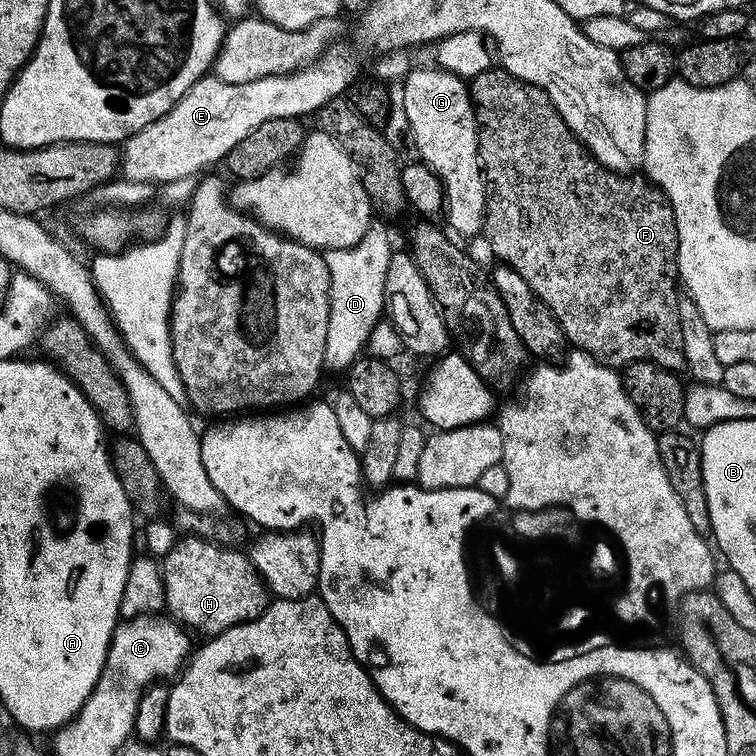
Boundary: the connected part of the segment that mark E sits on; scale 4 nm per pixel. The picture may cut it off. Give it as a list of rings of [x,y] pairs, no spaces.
[[[334,50],[325,51],[323,53],[323,55],[321,55],[319,58],[313,60],[312,63],[305,64],[303,68],[298,68],[298,69],[296,69],[295,72],[283,72],[282,74],[278,74],[277,76],[267,76],[266,78],[258,78],[254,82],[242,82],[241,84],[231,84],[230,82],[224,82],[224,81],[220,80],[215,74],[205,75],[203,78],[197,80],[196,84],[194,86],[190,86],[190,90],[188,91],[188,93],[185,96],[183,96],[183,98],[181,98],[181,100],[178,101],[178,103],[176,103],[176,105],[174,105],[174,107],[172,107],[165,114],[165,116],[163,116],[162,118],[158,118],[154,122],[150,122],[150,126],[146,126],[142,130],[138,130],[133,136],[129,136],[127,140],[123,141],[123,144],[122,144],[122,176],[123,176],[123,179],[126,179],[126,180],[133,179],[135,181],[150,182],[150,183],[156,184],[157,186],[162,186],[165,184],[169,184],[170,182],[174,182],[178,178],[186,178],[187,176],[195,177],[197,175],[196,172],[201,171],[200,173],[203,173],[205,170],[208,170],[208,169],[203,170],[203,168],[208,168],[211,166],[211,164],[218,163],[219,160],[221,163],[221,161],[223,161],[225,158],[228,157],[228,155],[230,154],[230,150],[234,150],[234,146],[238,146],[238,142],[242,142],[242,138],[246,138],[246,134],[250,134],[250,130],[258,130],[258,126],[262,126],[262,122],[270,122],[274,118],[305,118],[304,116],[310,115],[311,112],[312,112],[312,115],[319,113],[320,108],[322,106],[326,106],[326,102],[330,102],[331,100],[343,97],[345,95],[345,93],[347,93],[347,91],[348,91],[349,84],[351,84],[353,82],[353,80],[355,79],[355,76],[356,76],[356,73],[354,73],[356,64],[354,61],[352,61],[351,54],[348,52],[332,52],[332,51],[334,51]]]

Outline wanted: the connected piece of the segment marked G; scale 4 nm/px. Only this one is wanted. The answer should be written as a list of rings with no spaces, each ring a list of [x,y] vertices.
[[[439,66],[431,67],[413,67],[402,80],[410,141],[420,155],[417,157],[434,170],[444,187],[447,227],[457,237],[472,236],[475,232],[477,235],[484,227],[484,203],[488,190],[484,183],[484,169],[480,166],[476,109],[472,107],[469,85],[461,77]]]

